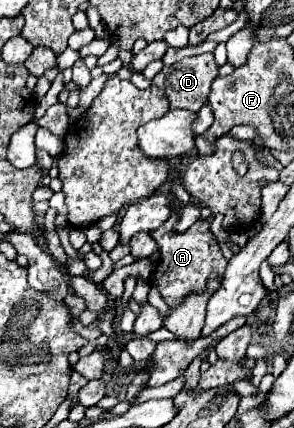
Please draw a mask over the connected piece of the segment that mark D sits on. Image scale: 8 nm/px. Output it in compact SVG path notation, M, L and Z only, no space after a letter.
M201 54L171 66L163 66L163 70L151 82L153 86L165 90L169 108L199 112L199 108L207 102L211 82L217 76L217 68L219 66L213 54Z

